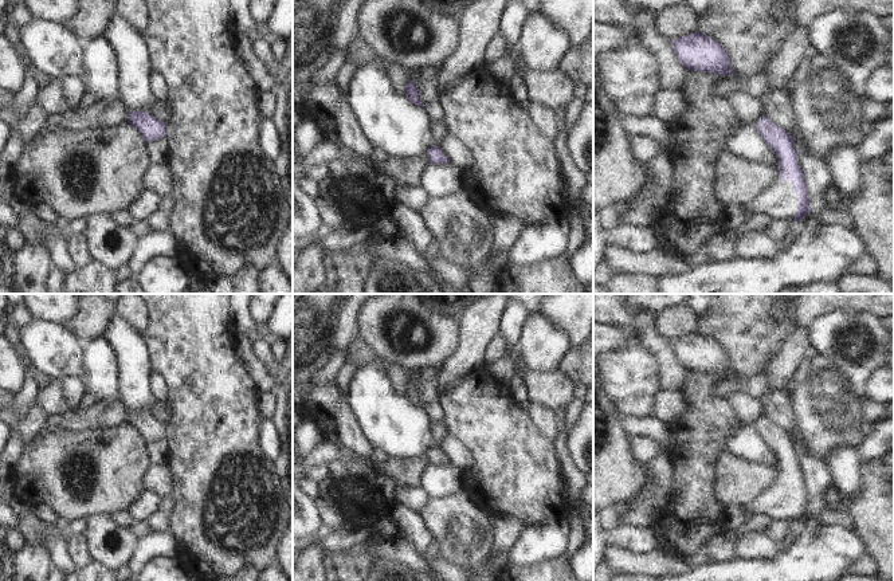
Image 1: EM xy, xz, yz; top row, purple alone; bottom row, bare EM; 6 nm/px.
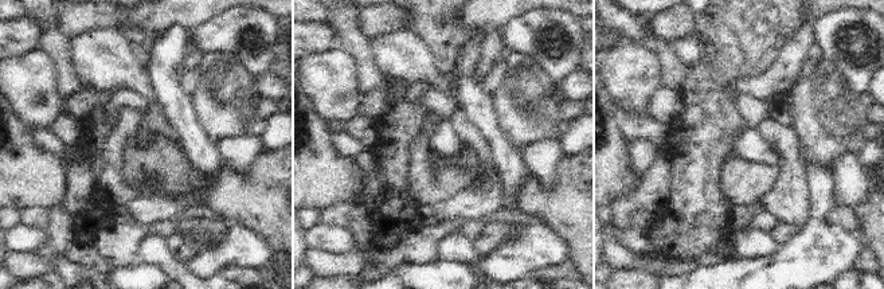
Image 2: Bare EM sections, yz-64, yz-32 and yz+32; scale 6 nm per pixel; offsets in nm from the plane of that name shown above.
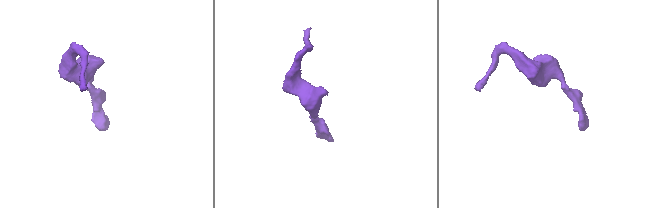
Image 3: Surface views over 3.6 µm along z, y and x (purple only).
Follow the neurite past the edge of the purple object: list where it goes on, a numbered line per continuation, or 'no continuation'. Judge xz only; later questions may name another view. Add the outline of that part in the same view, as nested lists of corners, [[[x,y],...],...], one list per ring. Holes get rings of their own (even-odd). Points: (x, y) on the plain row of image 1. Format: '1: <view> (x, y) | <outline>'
no continuation

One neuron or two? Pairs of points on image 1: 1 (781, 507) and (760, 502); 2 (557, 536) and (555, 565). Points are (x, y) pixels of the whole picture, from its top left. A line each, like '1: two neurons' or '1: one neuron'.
1: one neuron
2: two neurons

